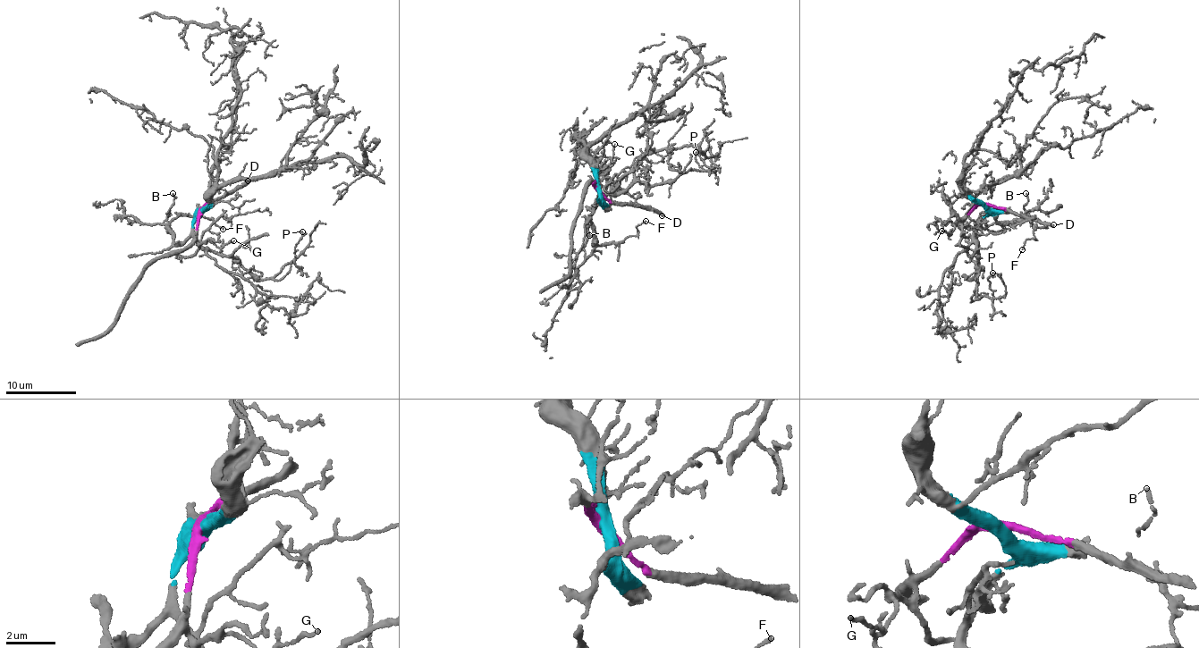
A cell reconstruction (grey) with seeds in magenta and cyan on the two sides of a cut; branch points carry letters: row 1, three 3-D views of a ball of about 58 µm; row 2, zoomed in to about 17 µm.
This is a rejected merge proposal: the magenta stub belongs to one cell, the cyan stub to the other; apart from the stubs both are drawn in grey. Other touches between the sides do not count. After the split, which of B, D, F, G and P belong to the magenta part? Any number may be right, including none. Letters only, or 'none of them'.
D, G

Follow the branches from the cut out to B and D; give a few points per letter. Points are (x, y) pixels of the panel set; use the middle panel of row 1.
B: (596, 189), (599, 197), (591, 218), (594, 246), (591, 240), (595, 239), (588, 235)
D: (596, 189), (612, 201), (649, 206), (662, 216)

